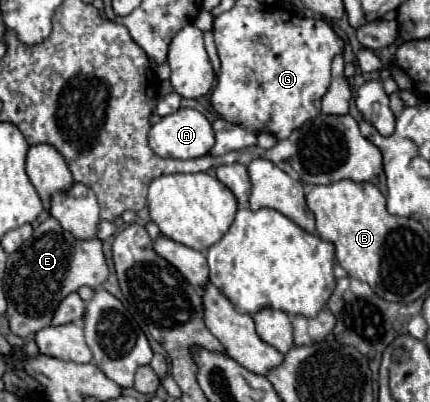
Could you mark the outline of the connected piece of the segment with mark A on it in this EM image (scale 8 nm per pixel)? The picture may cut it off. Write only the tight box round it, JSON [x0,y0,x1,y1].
[148,108,214,158]

